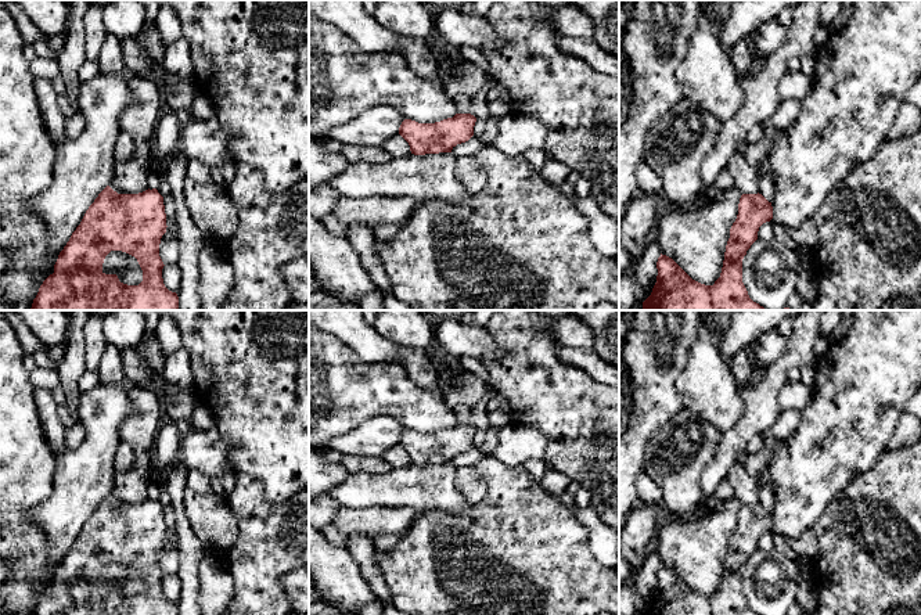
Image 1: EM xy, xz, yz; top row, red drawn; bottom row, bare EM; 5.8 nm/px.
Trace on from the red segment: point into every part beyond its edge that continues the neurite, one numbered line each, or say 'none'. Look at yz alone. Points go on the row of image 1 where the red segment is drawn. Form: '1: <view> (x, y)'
none

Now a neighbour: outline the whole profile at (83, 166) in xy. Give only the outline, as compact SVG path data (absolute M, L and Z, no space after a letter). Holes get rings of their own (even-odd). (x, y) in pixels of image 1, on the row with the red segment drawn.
M127 72L98 73L82 83L78 93L78 109L86 121L84 130L76 139L66 137L64 141L54 141L54 177L50 186L30 202L30 209L48 230L48 245L53 252L60 253L64 249L89 206L114 180L114 147L122 132L119 119L132 102L133 94L129 87Z

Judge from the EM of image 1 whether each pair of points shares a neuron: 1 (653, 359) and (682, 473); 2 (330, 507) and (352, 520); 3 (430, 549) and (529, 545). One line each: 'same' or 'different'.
1: different
2: different
3: same

